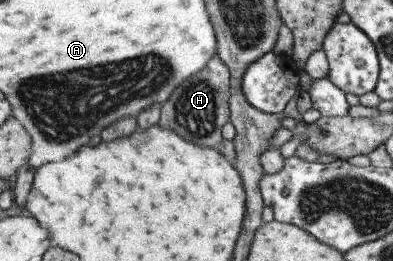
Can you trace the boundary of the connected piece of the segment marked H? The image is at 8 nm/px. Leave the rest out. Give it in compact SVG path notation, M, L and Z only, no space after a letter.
M215 54L207 59L200 71L185 78L179 88L171 92L171 96L163 102L159 112L159 124L171 128L181 138L193 144L217 148L222 139L220 130L228 121L228 86L229 71L225 63Z

